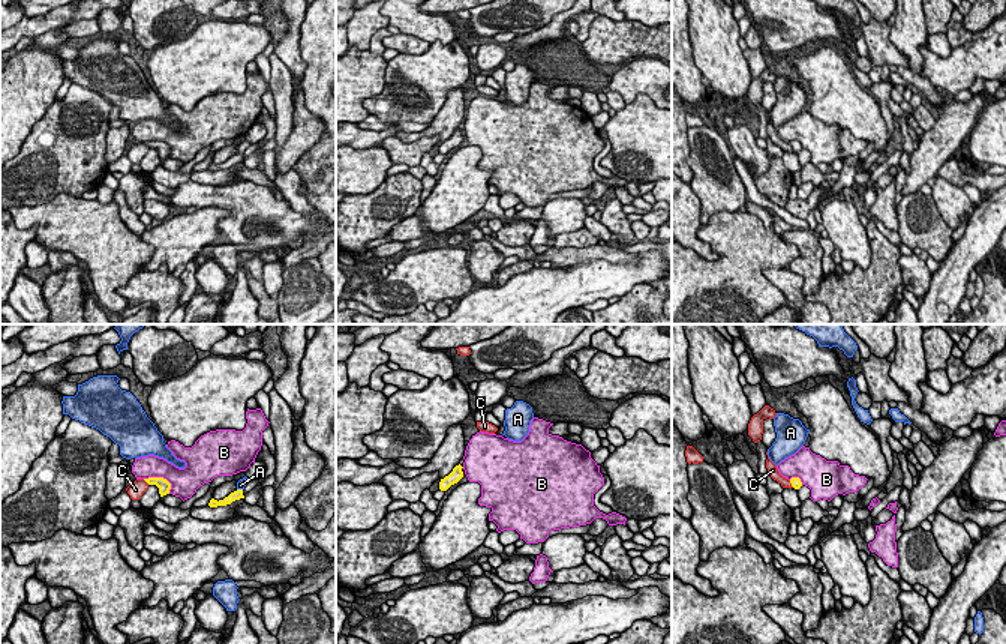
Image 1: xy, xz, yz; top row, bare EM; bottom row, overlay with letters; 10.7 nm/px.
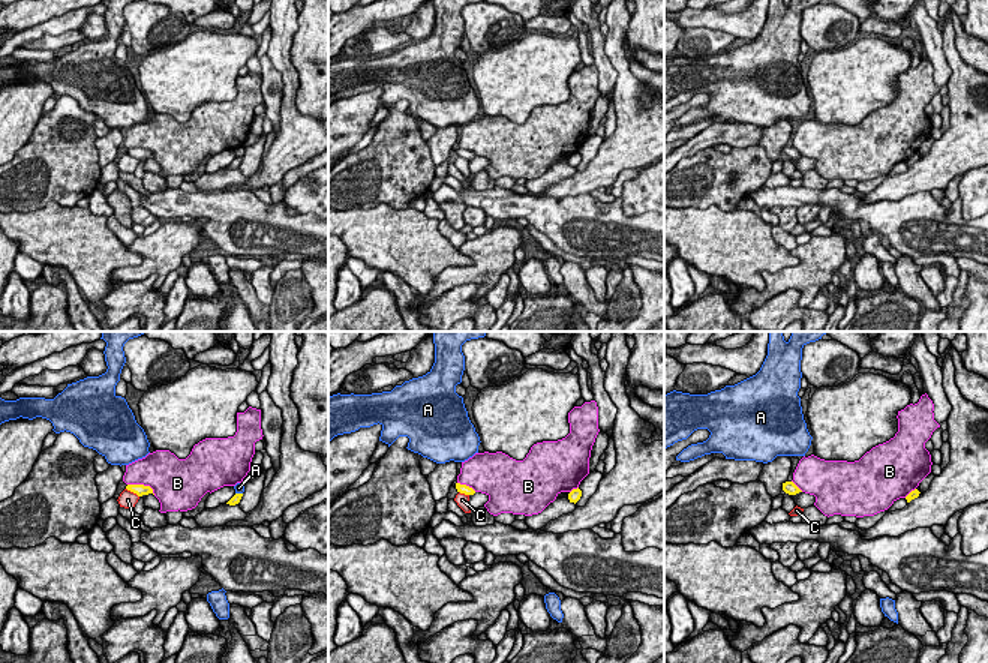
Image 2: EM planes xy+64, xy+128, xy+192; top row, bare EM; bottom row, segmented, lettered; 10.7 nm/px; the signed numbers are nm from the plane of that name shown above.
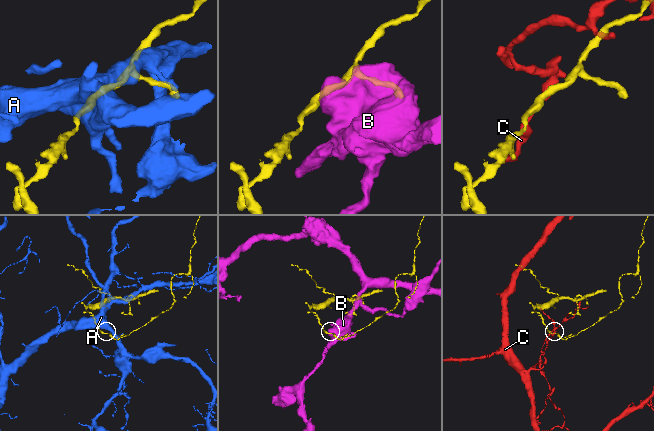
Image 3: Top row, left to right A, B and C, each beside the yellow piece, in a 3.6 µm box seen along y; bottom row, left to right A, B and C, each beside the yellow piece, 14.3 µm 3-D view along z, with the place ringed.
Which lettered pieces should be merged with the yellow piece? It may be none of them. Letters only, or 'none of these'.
none of these

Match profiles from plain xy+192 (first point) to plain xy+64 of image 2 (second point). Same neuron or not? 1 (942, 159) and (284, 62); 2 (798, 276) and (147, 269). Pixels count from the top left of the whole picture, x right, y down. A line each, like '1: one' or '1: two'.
1: one
2: one

